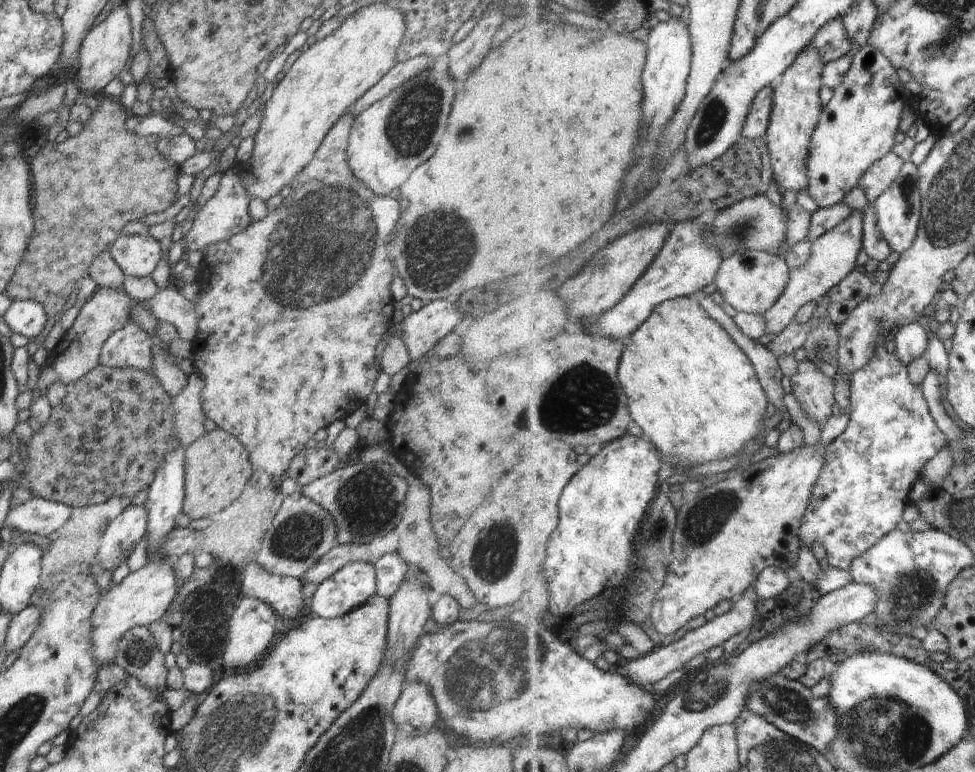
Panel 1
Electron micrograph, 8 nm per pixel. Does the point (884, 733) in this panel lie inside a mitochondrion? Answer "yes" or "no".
yes

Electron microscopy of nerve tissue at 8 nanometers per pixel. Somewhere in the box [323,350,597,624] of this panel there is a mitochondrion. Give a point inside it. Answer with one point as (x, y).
(368, 497)

